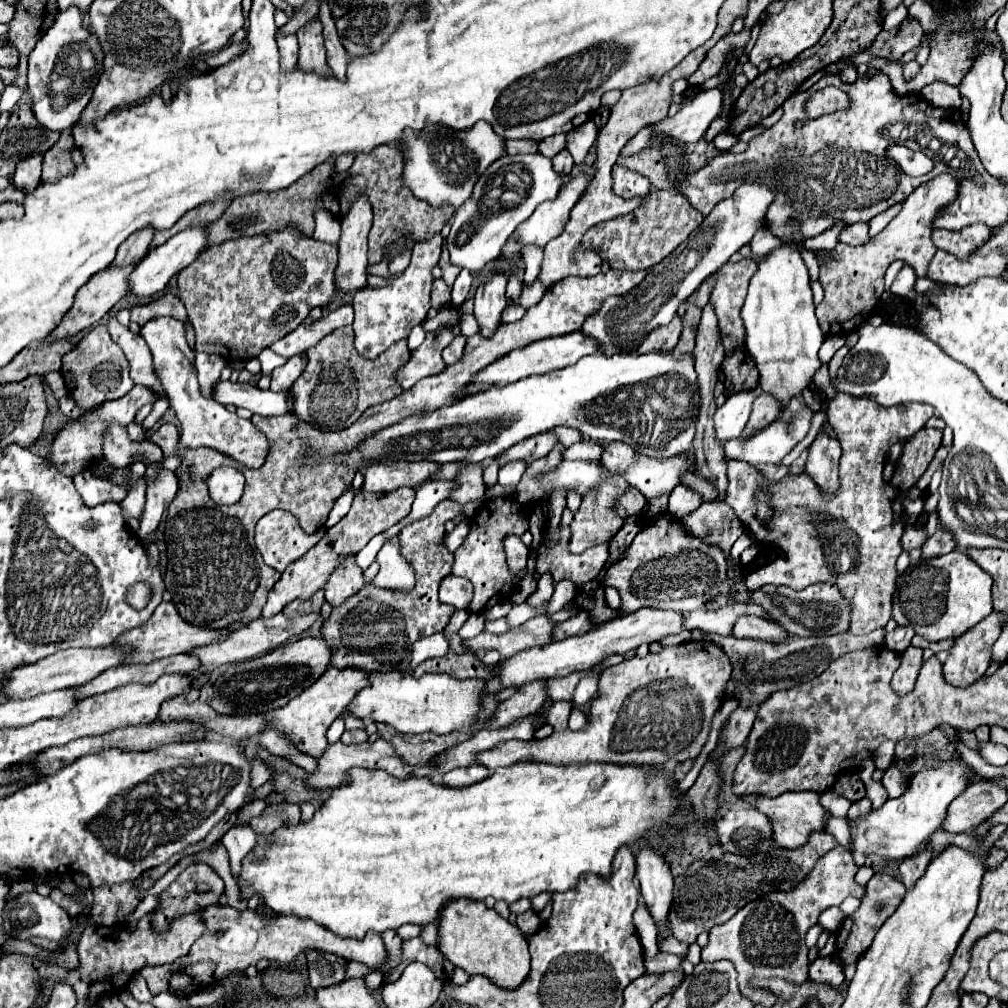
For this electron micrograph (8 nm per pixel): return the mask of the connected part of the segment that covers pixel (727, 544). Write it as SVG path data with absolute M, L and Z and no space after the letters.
M703 503L683 519L687 519L687 531L721 547L723 551L729 551L735 539L743 533L741 521L727 503Z

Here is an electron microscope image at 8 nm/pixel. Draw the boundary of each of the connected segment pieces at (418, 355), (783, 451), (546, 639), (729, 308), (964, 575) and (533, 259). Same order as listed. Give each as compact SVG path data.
M451 323L441 325L441 329L437 329L437 331L429 331L427 337L425 337L425 341L411 353L411 359L403 367L399 367L399 371L395 373L395 381L403 389L409 389L419 379L441 373L447 367L443 363L441 351L453 339L455 339L455 335L453 335L453 325Z
M795 397L787 403L787 407L781 411L781 415L775 419L775 423L767 425L763 431L755 431L755 435L743 439L729 439L727 443L723 443L723 451L727 459L741 459L747 463L781 463L783 457L809 433L811 427L811 419L813 419L813 411L809 409L809 405L801 399Z
M535 617L529 619L527 623L503 633L503 635L493 635L487 631L481 631L473 639L465 639L463 645L467 645L473 651L479 649L497 649L503 659L513 657L515 653L531 647L541 647L551 643L551 629L555 623L551 623L547 617Z
M741 259L737 263L727 263L717 277L715 289L711 291L711 303L715 307L719 329L723 335L725 351L733 351L745 341L743 321L739 317L743 299L747 295L747 285L755 273L757 263L753 259Z
M953 549L947 555L923 559L897 577L893 595L893 619L897 625L909 625L927 641L959 637L993 611L991 575L977 567L963 551Z
M525 245L521 249L523 263L525 263L525 281L533 283L539 277L539 261L543 259L543 249L539 245Z

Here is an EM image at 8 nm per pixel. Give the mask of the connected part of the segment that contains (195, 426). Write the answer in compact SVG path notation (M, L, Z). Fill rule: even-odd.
M159 317L141 327L141 337L151 349L155 375L159 375L159 381L163 383L163 389L171 399L171 407L175 409L177 419L181 421L177 449L209 447L233 457L235 461L247 467L261 467L267 455L267 439L253 427L249 419L237 417L235 413L227 411L223 405L215 403L213 399L205 399L199 393L199 383L195 375L195 365L193 365L195 351L189 347L185 339L183 323L179 323L179 319Z

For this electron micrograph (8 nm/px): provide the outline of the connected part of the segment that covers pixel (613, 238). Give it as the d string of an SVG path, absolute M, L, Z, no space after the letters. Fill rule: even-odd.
M651 189L643 207L635 209L633 213L615 217L611 221L593 225L585 233L583 245L597 249L613 269L651 269L653 265L663 261L673 249L677 249L689 237L691 231L700 227L704 218L700 211L691 207L691 203L687 203L687 199L683 199L681 193Z

